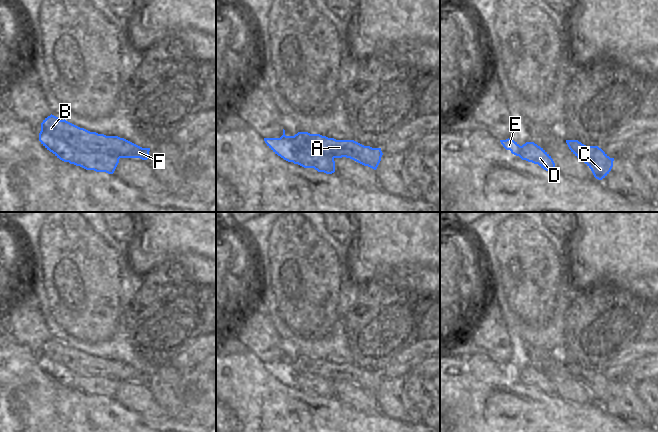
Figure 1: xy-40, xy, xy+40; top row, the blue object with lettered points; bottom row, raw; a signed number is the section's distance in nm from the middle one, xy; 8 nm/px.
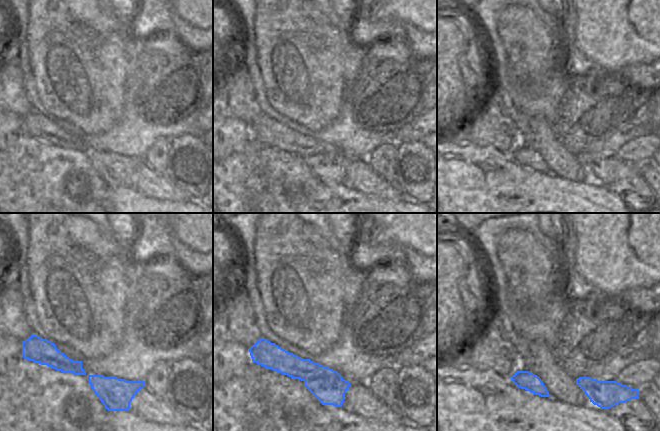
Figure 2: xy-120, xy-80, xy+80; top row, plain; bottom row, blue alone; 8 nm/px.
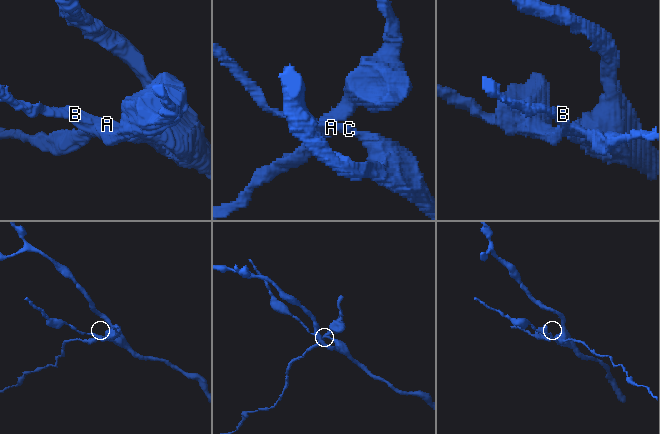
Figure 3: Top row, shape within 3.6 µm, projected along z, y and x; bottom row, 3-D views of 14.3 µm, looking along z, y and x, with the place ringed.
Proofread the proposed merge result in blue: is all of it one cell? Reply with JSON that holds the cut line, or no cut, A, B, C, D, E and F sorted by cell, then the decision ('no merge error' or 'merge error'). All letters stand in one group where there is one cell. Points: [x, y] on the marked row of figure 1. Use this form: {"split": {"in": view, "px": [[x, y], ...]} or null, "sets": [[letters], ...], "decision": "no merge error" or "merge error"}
{"split": {"in": "xy-40", "px": [[121, 157], [101, 152], [76, 152], [71, 155], [69, 162]]}, "sets": [["A", "B", "C", "E", "F"], ["D"]], "decision": "merge error"}

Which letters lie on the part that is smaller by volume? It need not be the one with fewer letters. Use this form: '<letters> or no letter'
D

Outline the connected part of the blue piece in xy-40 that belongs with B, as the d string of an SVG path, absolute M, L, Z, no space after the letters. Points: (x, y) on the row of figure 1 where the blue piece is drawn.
M52 114L41 123L39 141L64 162L70 162L71 155L78 152L102 152L121 158L147 160L150 151L150 148L142 148L118 136L90 132Z

